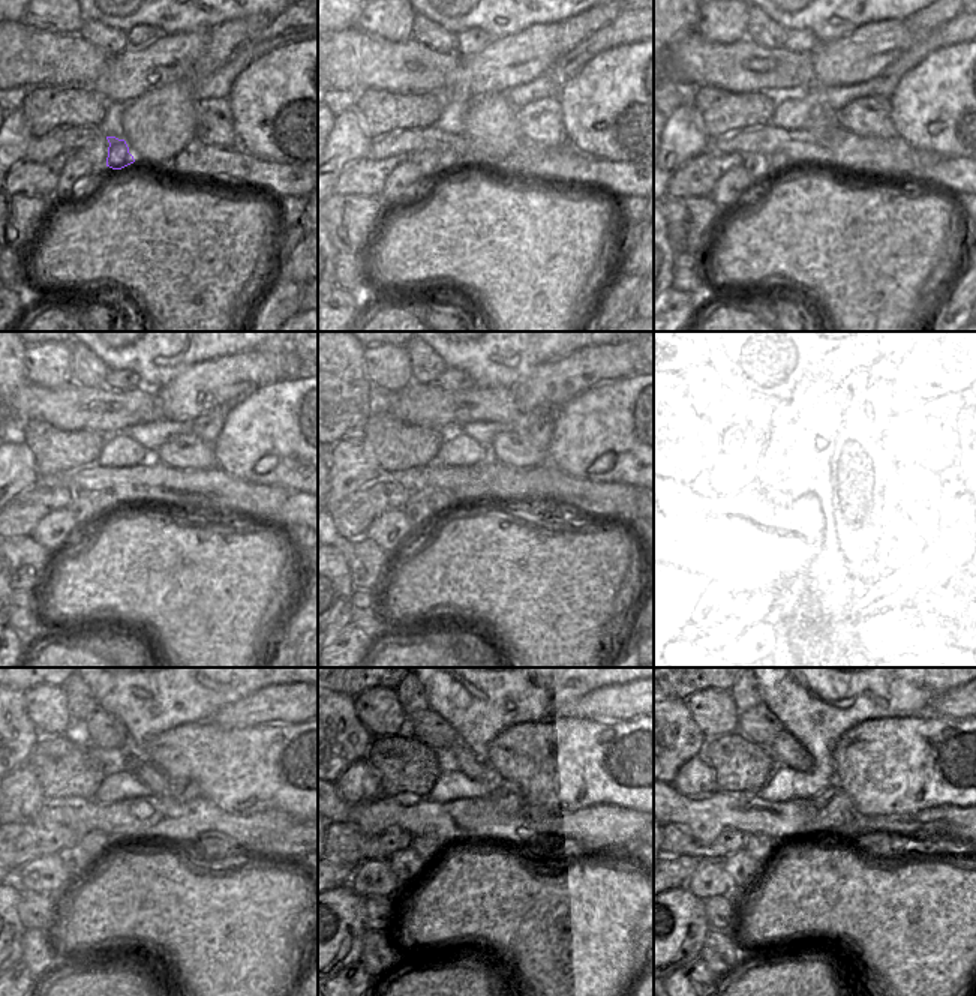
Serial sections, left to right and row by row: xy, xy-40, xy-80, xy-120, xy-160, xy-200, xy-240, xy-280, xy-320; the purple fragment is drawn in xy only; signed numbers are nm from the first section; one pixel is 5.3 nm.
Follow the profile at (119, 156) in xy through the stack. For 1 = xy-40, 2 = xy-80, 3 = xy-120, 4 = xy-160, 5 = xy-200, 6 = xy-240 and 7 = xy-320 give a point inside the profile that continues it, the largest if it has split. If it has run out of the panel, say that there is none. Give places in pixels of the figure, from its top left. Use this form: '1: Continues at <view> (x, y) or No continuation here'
1: Continues at xy-40 (449, 158)
2: Continues at xy-80 (774, 161)
3: Continues at xy-120 (102, 501)
4: Continues at xy-160 (440, 501)
5: Continues at xy-200 (769, 504)
6: Continues at xy-240 (93, 842)
7: Continues at xy-320 (760, 848).

